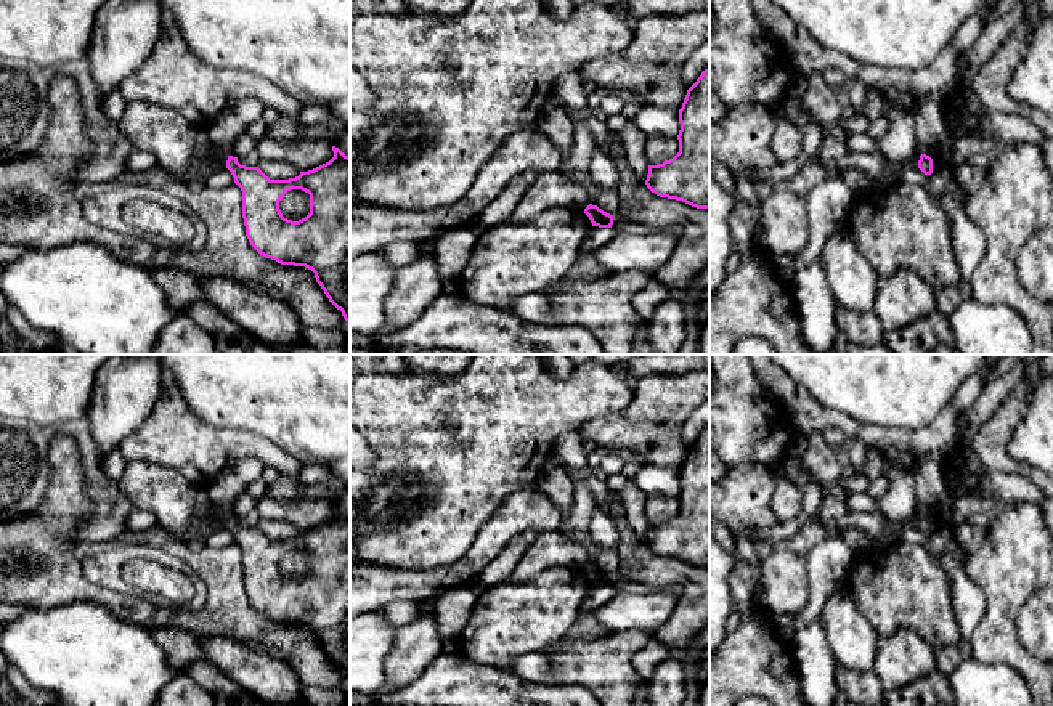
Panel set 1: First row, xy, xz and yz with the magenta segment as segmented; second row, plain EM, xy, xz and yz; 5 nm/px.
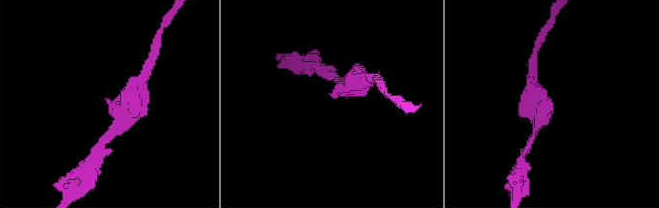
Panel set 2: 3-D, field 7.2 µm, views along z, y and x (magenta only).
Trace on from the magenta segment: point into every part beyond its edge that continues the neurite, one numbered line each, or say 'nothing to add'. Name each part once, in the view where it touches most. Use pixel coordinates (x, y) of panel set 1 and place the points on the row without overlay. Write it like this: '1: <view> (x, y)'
nothing to add

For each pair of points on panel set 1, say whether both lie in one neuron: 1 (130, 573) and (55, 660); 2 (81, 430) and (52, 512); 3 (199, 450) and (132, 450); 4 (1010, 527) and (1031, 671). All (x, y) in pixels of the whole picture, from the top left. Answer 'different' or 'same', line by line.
1: different
2: different
3: same
4: same

